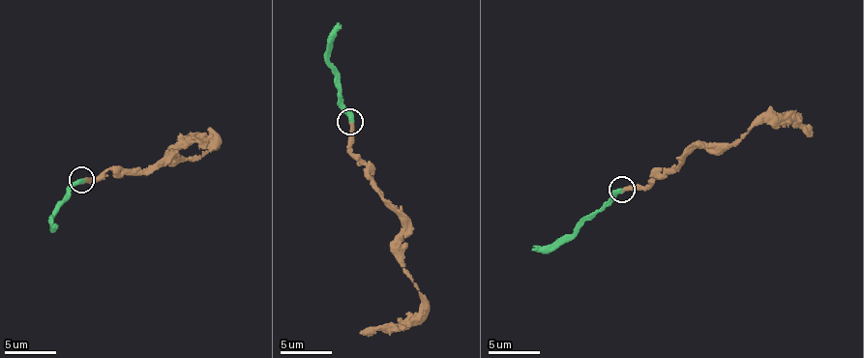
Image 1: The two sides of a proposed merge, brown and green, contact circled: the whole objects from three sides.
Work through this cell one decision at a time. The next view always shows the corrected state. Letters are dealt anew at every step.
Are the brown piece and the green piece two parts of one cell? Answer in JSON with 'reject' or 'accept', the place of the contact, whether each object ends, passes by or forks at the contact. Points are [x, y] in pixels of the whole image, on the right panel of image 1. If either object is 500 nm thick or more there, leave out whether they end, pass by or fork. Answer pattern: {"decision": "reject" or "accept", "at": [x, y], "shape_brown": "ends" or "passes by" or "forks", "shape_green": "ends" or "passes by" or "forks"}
{"decision": "accept", "at": [622, 190], "shape_brown": "ends", "shape_green": "ends"}

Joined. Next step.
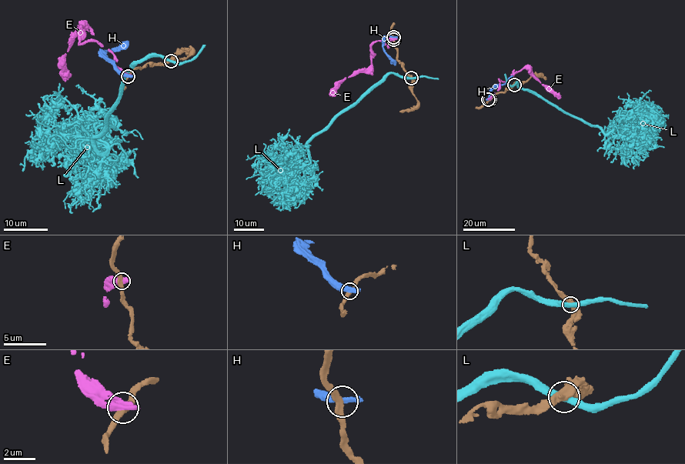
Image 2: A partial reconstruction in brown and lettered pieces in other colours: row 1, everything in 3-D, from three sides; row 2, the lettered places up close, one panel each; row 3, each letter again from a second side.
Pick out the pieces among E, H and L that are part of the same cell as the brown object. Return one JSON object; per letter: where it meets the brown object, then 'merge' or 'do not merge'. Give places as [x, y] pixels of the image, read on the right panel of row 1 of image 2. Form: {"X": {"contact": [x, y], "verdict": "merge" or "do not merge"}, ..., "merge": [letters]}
{"E": {"contact": [489, 99], "verdict": "do not merge"}, "H": {"contact": [488, 99], "verdict": "do not merge"}, "L": {"contact": [514, 85], "verdict": "do not merge"}, "merge": []}

